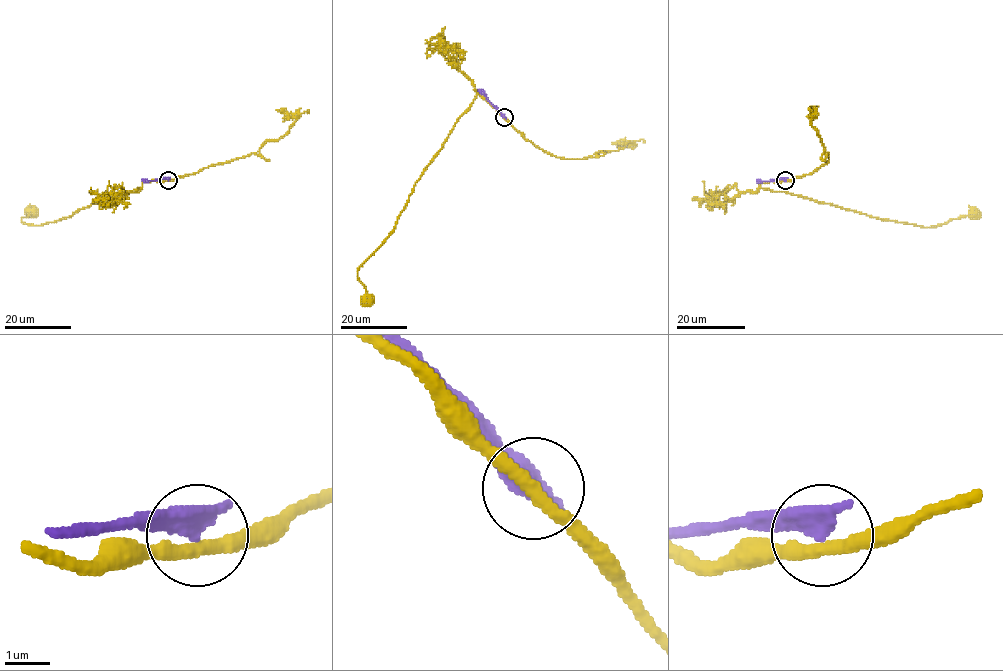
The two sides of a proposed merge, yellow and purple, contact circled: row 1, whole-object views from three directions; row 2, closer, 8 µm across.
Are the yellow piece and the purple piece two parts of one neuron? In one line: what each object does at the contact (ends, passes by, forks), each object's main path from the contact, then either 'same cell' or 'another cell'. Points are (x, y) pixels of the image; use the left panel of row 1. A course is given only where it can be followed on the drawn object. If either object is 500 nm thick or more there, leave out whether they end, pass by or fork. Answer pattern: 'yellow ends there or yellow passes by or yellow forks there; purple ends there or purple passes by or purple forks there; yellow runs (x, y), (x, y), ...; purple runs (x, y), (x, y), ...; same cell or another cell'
yellow runs (168, 180), (143, 182), (135, 190), (122, 191), (65, 218), (41, 225), (22, 221), (31, 212); purple runs (168, 179), (142, 181); another cell

